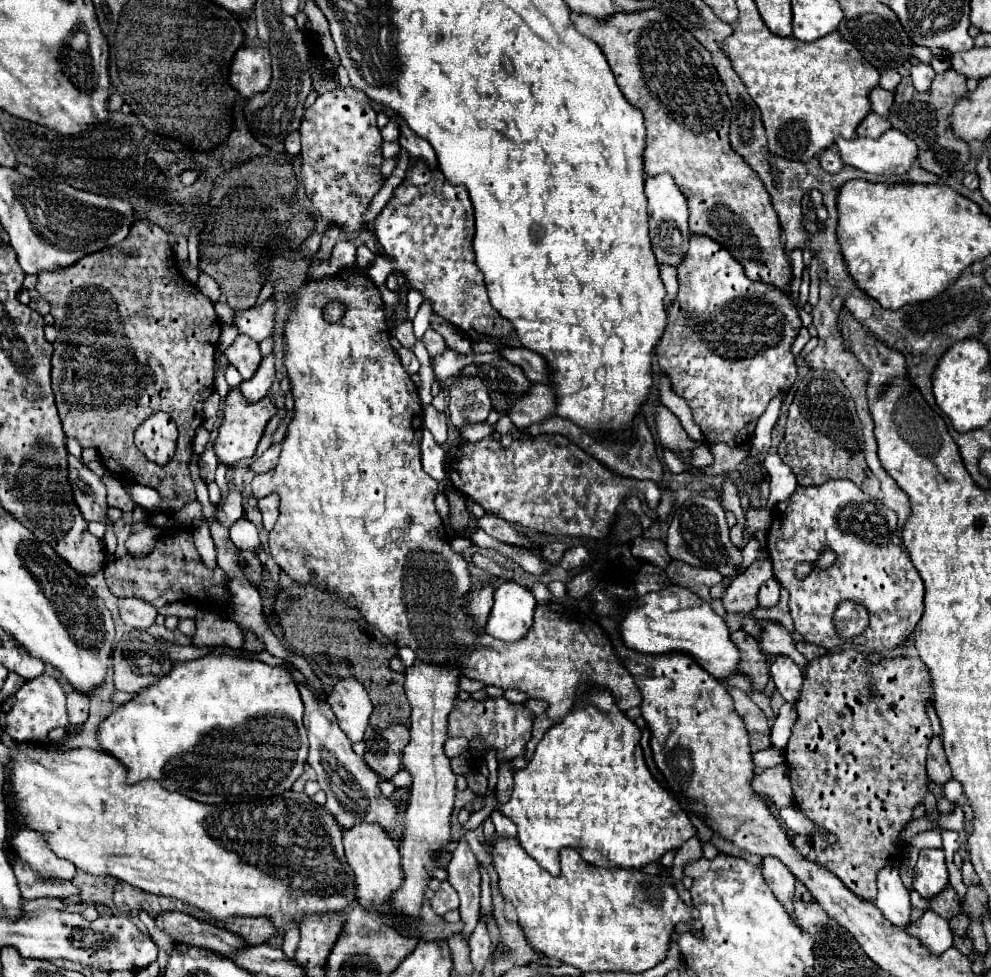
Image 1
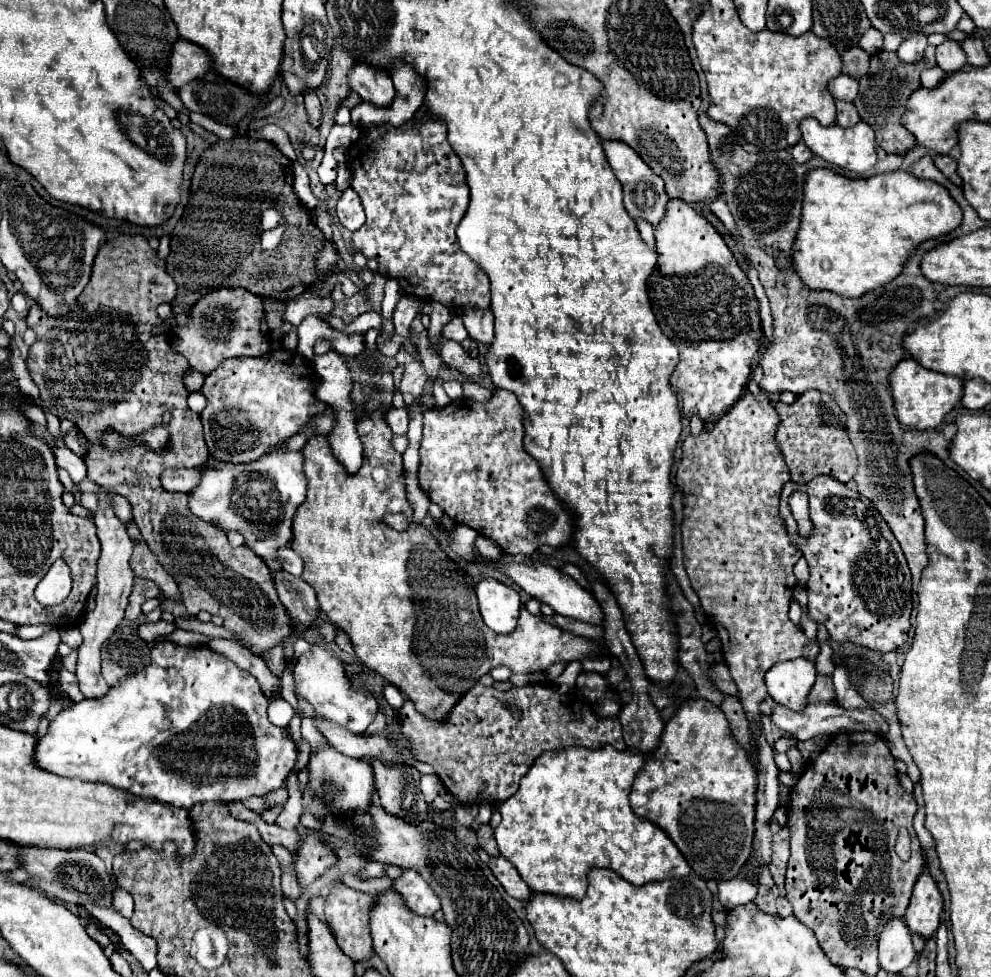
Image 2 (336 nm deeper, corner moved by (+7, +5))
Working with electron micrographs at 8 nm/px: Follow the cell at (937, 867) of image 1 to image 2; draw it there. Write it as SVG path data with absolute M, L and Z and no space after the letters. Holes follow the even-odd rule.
M922 873L912 891L912 899L904 915L904 921L910 927L910 931L920 933L922 937L928 939L936 933L940 925L940 913L942 913L940 889L928 873Z

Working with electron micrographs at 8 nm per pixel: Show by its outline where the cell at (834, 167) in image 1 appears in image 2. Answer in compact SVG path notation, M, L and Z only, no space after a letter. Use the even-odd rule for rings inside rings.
M798 141L792 149L790 149L792 157L796 163L806 163L808 159L812 159L812 151L808 151L808 147L804 147L804 141Z

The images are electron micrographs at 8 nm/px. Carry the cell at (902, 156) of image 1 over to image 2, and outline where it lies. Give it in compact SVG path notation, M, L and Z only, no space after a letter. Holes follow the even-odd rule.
M804 119L804 123L800 123L800 131L802 131L802 141L810 147L810 151L836 167L862 173L876 165L876 159L878 159L876 135L874 135L872 127L868 127L868 123L864 123L864 121L860 121L858 125L854 125L850 129L842 129L838 125L824 127L816 119Z

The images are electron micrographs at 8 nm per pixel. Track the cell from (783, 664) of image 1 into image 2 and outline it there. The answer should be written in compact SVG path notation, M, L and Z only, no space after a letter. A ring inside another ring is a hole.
M800 657L784 663L776 663L768 669L764 681L768 687L768 695L780 703L790 707L792 711L802 711L806 705L806 695L814 685L816 669L814 663Z

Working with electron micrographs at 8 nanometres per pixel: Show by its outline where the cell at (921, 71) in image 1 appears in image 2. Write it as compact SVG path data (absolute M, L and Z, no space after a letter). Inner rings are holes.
M916 35L910 39L904 39L902 45L898 47L896 55L900 61L904 63L918 63L924 57L924 49L926 49L926 37L924 35Z

